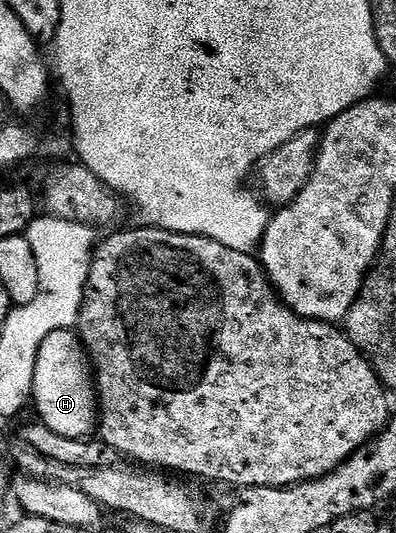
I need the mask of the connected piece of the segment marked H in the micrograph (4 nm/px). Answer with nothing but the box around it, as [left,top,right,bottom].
[32,328,99,438]

